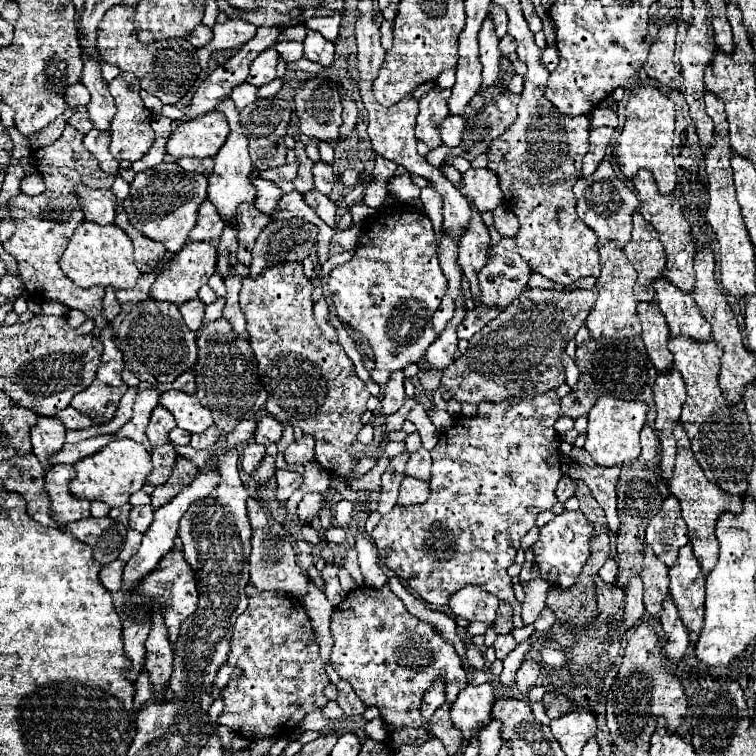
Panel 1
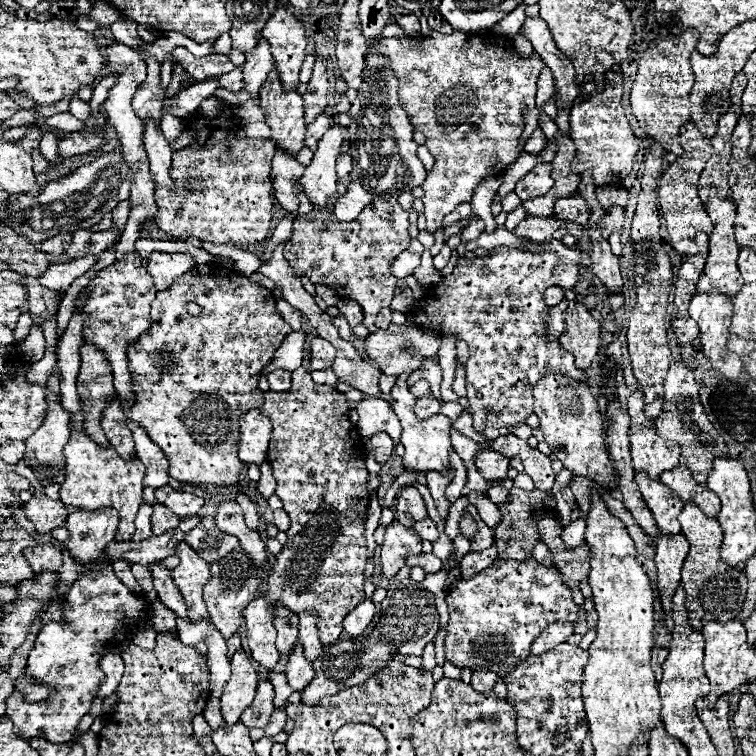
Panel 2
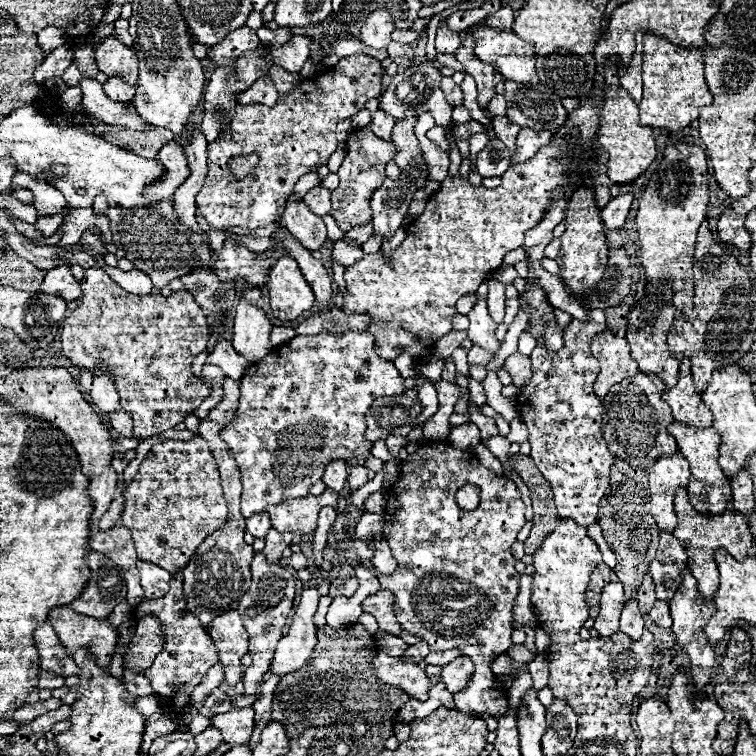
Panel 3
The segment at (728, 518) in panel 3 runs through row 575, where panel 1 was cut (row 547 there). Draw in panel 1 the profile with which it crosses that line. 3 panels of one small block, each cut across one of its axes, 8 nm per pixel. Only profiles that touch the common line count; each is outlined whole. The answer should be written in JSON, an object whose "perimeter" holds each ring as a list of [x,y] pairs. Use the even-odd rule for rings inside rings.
{"perimeter":[[[678,422],[674,426],[674,438],[678,442],[678,454],[676,454],[676,464],[674,464],[674,474],[670,480],[670,492],[680,500],[680,508],[682,508],[682,518],[688,526],[688,534],[690,534],[690,544],[694,548],[694,556],[700,562],[702,574],[708,576],[718,560],[718,540],[714,534],[714,526],[720,518],[720,514],[724,512],[732,512],[732,514],[740,514],[742,512],[742,498],[740,496],[730,496],[724,494],[718,486],[714,486],[702,472],[692,448],[690,448],[690,440],[682,428],[682,424]]]}

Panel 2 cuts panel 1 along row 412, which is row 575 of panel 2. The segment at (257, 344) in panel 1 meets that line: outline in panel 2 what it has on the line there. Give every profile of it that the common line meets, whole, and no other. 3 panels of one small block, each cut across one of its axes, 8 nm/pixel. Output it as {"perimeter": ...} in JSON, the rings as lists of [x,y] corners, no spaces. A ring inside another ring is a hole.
{"perimeter":[[[296,368],[292,372],[292,388],[286,392],[266,392],[262,412],[272,422],[272,438],[268,448],[268,462],[272,466],[274,478],[278,482],[276,496],[282,500],[284,510],[290,518],[288,542],[282,552],[276,556],[268,576],[268,592],[264,596],[252,600],[244,608],[244,620],[248,630],[248,646],[252,658],[264,666],[274,668],[278,664],[280,654],[276,650],[276,630],[274,630],[274,612],[270,606],[274,602],[282,604],[290,612],[302,610],[318,610],[318,630],[320,642],[324,646],[334,644],[342,634],[342,620],[358,602],[364,598],[364,568],[366,568],[366,520],[368,520],[368,498],[366,490],[368,470],[366,470],[366,452],[364,442],[356,430],[356,426],[348,418],[348,404],[342,392],[334,390],[326,384],[316,384],[308,370]]]}

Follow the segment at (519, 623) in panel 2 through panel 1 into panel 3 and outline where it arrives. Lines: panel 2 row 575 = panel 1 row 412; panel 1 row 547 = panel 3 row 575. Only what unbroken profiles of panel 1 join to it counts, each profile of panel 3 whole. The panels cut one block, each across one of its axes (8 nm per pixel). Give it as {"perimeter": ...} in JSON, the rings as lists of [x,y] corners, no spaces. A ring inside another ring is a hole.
{"perimeter":[[[430,440],[420,446],[416,454],[408,456],[398,482],[388,490],[388,502],[384,508],[384,538],[390,544],[398,568],[392,574],[378,574],[380,590],[390,590],[394,594],[398,624],[410,634],[426,638],[430,650],[458,648],[472,658],[474,672],[468,688],[454,692],[456,710],[464,714],[480,712],[500,718],[508,710],[506,690],[496,688],[496,676],[490,666],[498,654],[504,654],[512,646],[512,608],[518,596],[520,574],[514,568],[516,560],[510,554],[510,546],[516,542],[516,534],[526,522],[524,512],[526,506],[514,482],[504,476],[496,476],[480,464],[473,452],[455,449],[449,440]],[[464,484],[476,484],[480,488],[480,504],[474,510],[462,510],[456,504],[454,496]]]}

